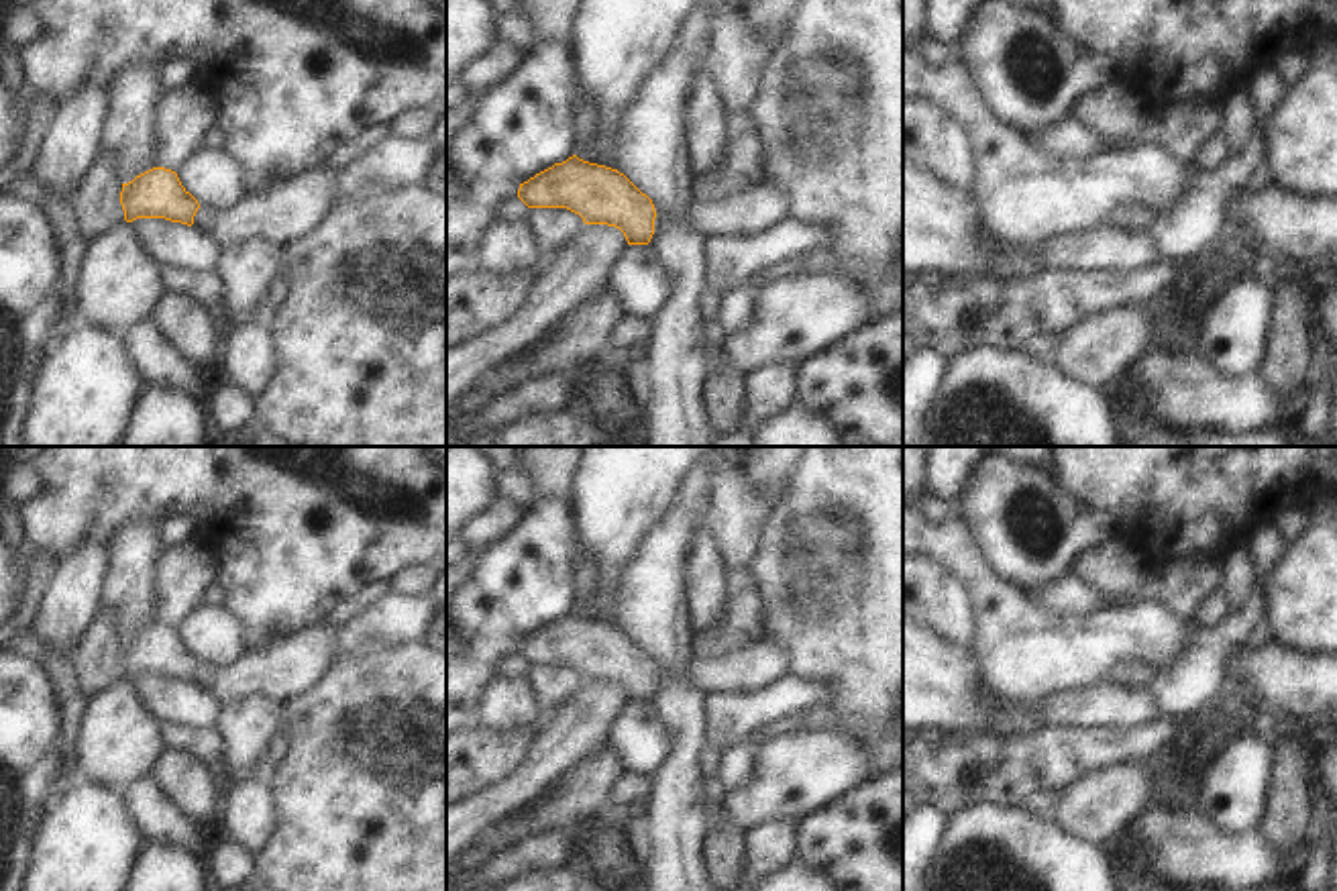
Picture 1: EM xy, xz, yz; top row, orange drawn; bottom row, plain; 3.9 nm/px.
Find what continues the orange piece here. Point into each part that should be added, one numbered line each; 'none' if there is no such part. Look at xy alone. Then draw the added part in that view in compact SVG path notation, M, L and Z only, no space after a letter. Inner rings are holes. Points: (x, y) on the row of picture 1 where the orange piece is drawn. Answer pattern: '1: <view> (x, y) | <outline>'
1: xy (282, 215) | M306 169L263 194L247 196L228 210L200 206L194 226L222 249L247 239L263 239L279 247L308 234L336 204L338 169Z

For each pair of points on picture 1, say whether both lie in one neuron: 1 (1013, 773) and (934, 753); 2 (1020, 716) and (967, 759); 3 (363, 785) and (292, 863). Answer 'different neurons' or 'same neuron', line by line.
1: same neuron
2: different neurons
3: same neuron

